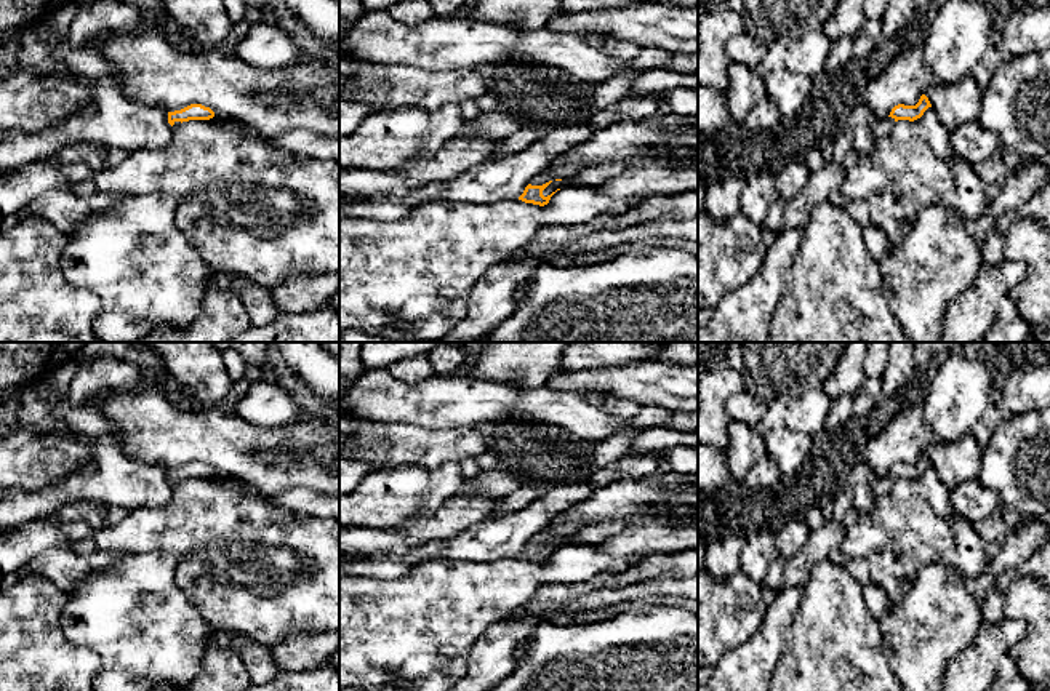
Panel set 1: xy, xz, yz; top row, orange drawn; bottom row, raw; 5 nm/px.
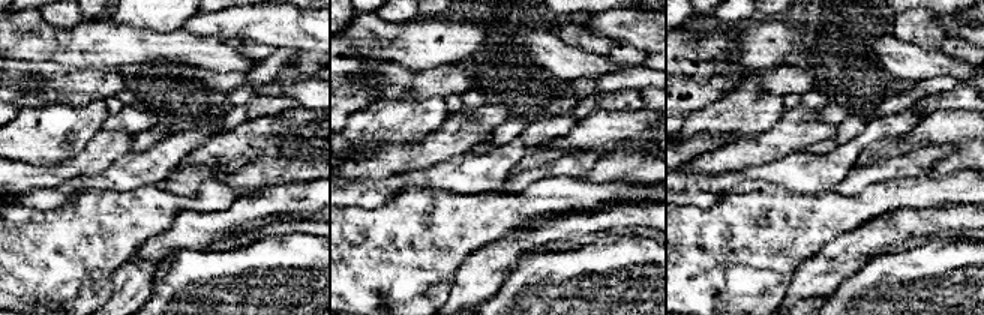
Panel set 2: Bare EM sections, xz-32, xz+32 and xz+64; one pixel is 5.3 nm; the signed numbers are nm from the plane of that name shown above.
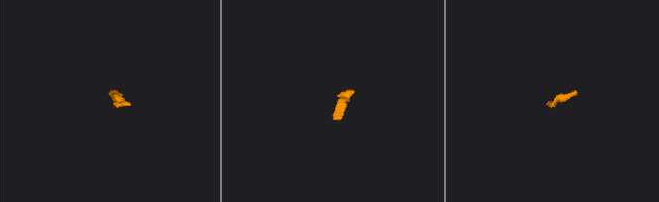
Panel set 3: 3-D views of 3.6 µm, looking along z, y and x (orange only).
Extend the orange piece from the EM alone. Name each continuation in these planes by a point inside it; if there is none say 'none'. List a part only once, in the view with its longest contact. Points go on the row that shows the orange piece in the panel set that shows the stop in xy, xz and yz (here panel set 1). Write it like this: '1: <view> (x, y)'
1: xz (551, 173)

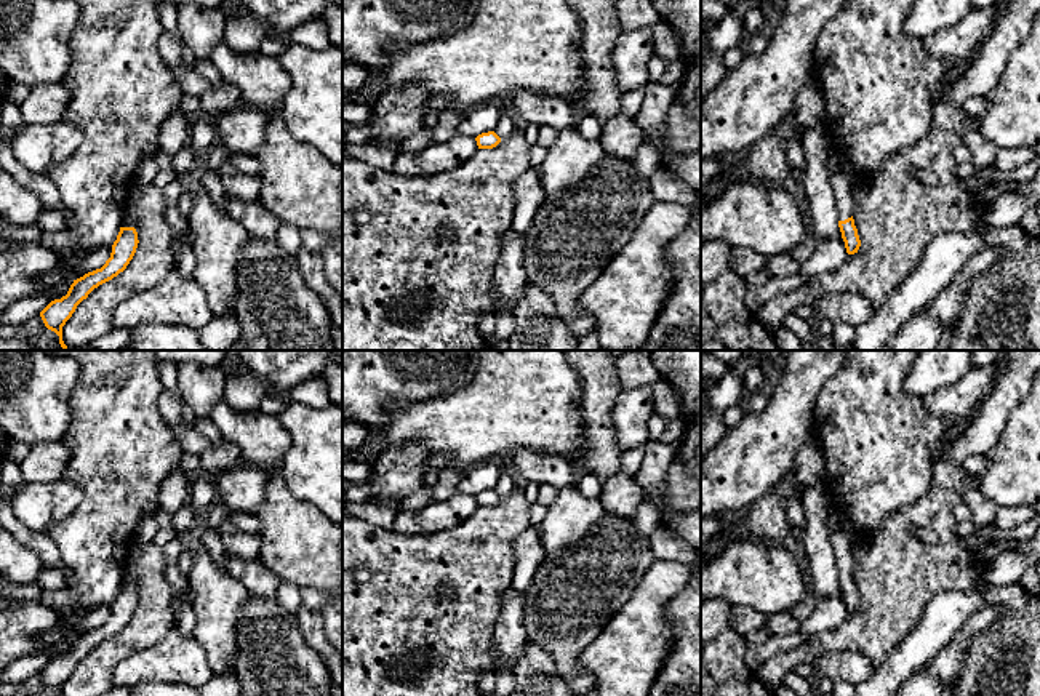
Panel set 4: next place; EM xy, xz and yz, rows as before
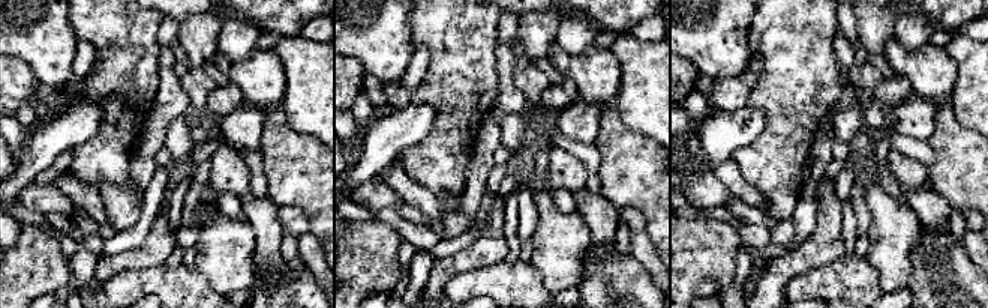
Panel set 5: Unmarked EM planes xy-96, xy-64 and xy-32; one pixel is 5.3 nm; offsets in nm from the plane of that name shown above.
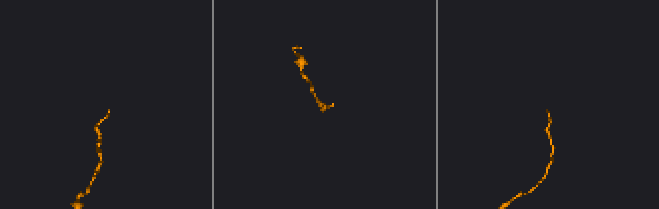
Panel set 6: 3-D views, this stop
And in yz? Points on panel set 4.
1: yz (844, 180)

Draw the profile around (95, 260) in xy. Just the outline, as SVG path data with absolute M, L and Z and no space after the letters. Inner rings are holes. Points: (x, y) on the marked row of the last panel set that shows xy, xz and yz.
M102 246L91 251L86 259L74 270L75 278L83 277L88 272L101 269L106 261L110 258L112 246Z

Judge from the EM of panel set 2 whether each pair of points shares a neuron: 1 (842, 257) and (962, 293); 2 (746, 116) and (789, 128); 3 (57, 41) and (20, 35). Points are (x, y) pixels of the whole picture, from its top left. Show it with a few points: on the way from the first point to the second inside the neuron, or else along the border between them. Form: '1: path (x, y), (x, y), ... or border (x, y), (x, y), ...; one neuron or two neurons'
1: border (876, 252), (837, 287); two neurons
2: border (785, 110), (767, 131), (753, 137), (741, 137); two neurons
3: path (48, 41), (33, 41), (29, 38); one neuron

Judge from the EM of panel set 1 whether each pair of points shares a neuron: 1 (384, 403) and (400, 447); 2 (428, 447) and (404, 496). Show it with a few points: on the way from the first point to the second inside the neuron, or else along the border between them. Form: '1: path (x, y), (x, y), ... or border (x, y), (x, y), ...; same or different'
1: border (356, 419), (381, 424), (415, 424), (429, 431); different
2: border (456, 461), (436, 466), (388, 466), (383, 469); different

